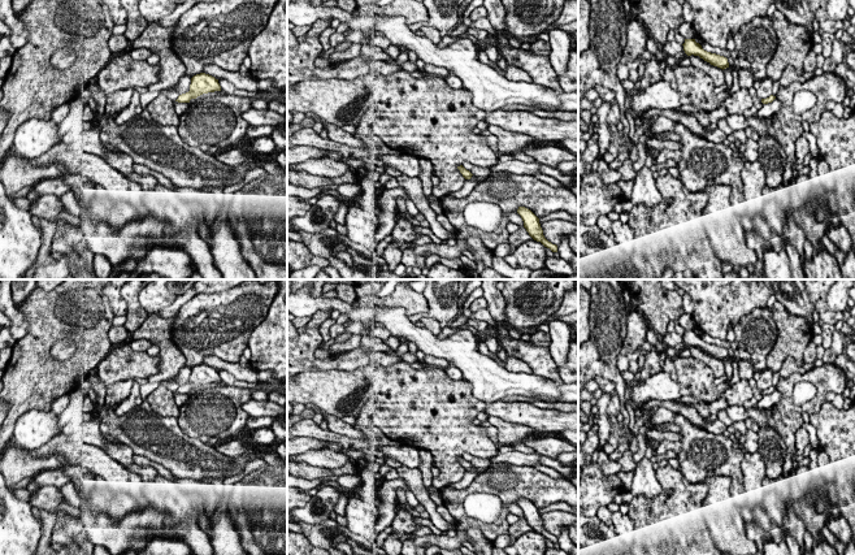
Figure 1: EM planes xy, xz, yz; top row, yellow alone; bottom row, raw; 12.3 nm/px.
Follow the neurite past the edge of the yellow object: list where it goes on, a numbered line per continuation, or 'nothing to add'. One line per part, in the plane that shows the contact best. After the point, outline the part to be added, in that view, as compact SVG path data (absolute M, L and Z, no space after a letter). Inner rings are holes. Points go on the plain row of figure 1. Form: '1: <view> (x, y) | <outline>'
nothing to add

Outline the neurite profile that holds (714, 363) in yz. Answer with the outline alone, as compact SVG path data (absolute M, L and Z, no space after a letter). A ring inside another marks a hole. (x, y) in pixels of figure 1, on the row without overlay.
M689 347L691 357L698 359L706 363L713 372L715 378L725 376L724 361L711 356L709 354L704 352L699 347Z

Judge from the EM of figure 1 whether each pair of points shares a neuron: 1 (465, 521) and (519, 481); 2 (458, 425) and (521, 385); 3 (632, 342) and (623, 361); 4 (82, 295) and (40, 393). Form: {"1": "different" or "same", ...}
{"1": "same", "2": "different", "3": "same", "4": "same"}

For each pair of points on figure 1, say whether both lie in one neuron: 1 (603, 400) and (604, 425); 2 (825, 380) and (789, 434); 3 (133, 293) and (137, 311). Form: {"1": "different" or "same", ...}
{"1": "same", "2": "same", "3": "same"}

